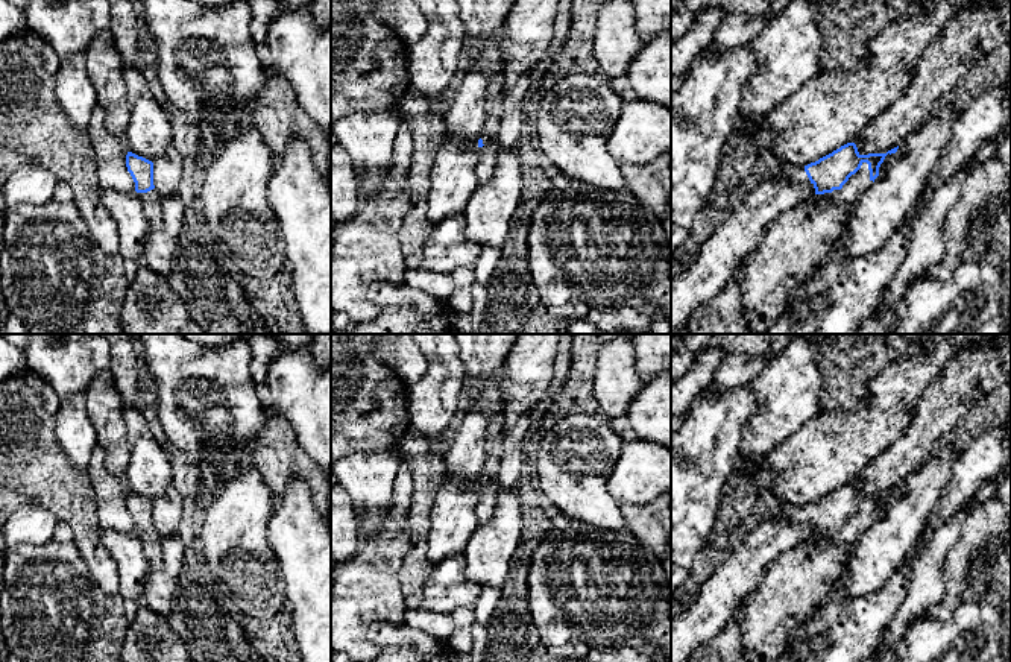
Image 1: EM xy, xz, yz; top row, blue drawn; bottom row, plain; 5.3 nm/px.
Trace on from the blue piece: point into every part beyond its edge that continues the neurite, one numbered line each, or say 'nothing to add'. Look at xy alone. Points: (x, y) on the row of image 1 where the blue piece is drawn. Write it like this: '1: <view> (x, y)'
1: xy (152, 199)

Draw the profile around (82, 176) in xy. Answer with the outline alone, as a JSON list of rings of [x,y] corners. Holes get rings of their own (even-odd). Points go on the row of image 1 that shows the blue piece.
[[[27,29],[0,43],[0,185],[21,164],[46,169],[71,188],[73,203],[100,249],[117,254],[118,228],[100,197],[93,144],[67,118],[56,99],[59,68],[61,59],[55,50]]]

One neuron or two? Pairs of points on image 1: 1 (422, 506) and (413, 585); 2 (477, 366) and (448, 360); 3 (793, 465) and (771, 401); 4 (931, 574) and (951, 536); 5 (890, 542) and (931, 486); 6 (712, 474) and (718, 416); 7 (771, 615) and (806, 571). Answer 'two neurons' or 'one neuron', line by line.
1: one neuron
2: two neurons
3: two neurons
4: one neuron
5: one neuron
6: one neuron
7: one neuron

